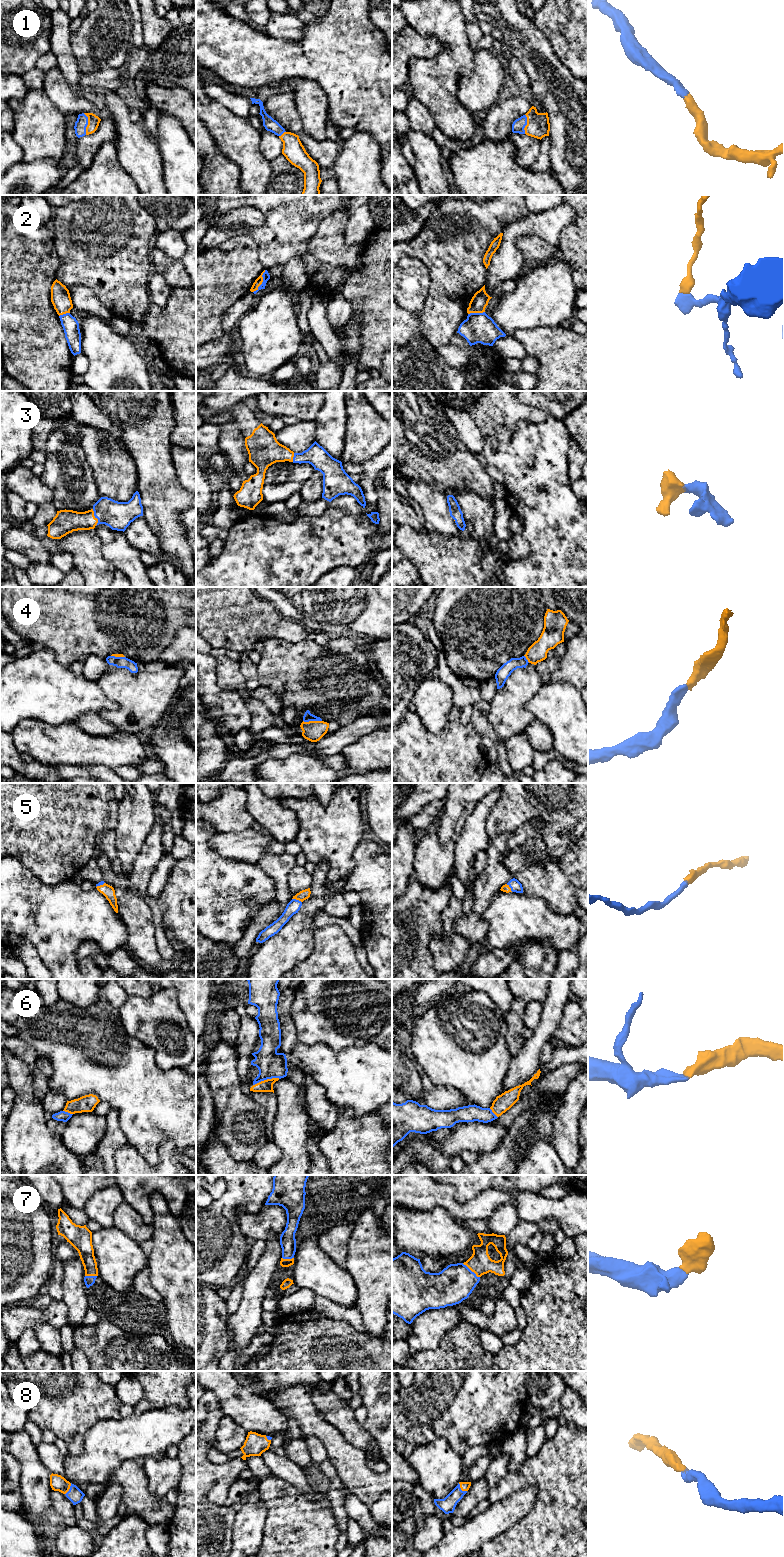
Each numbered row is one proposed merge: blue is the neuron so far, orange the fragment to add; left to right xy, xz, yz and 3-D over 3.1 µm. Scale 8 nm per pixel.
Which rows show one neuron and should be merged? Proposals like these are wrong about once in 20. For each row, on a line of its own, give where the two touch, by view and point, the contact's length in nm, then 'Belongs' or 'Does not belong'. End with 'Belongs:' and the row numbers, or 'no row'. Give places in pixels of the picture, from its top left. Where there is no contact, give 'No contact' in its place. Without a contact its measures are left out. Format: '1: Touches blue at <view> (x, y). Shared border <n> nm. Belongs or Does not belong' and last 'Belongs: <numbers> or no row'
1: Touches blue at xy (87, 124). Shared border 180 nm. Belongs
2: Touches blue at xz (263, 281). Shared border 200 nm. Does not belong
3: Touches blue at xy (95, 517). Shared border 140 nm. Belongs
4: Touches blue at xz (312, 720). Shared border 150 nm. Belongs
5: Touches blue at xz (297, 900). Shared border 90 nm. Belongs
6: Touches blue at xz (266, 1079). Shared border 220 nm. Belongs
7: Touches blue at yz (470, 1270). Shared border 180 nm. Belongs
8: Touches blue at yz (460, 1489). Shared border 100 nm. Belongs
Belongs: 1, 3, 4, 5, 6, 7, 8

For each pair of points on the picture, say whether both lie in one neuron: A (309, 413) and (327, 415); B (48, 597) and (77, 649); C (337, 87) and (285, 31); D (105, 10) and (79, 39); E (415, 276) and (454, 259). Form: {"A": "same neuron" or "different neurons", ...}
{"A": "different neurons", "B": "same neuron", "C": "different neurons", "D": "same neuron", "E": "different neurons"}

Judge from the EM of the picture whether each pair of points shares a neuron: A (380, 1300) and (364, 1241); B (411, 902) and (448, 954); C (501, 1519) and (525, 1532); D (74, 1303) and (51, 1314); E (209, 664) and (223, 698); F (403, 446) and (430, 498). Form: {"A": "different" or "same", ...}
{"A": "same", "B": "different", "C": "different", "D": "different", "E": "same", "F": "different"}

